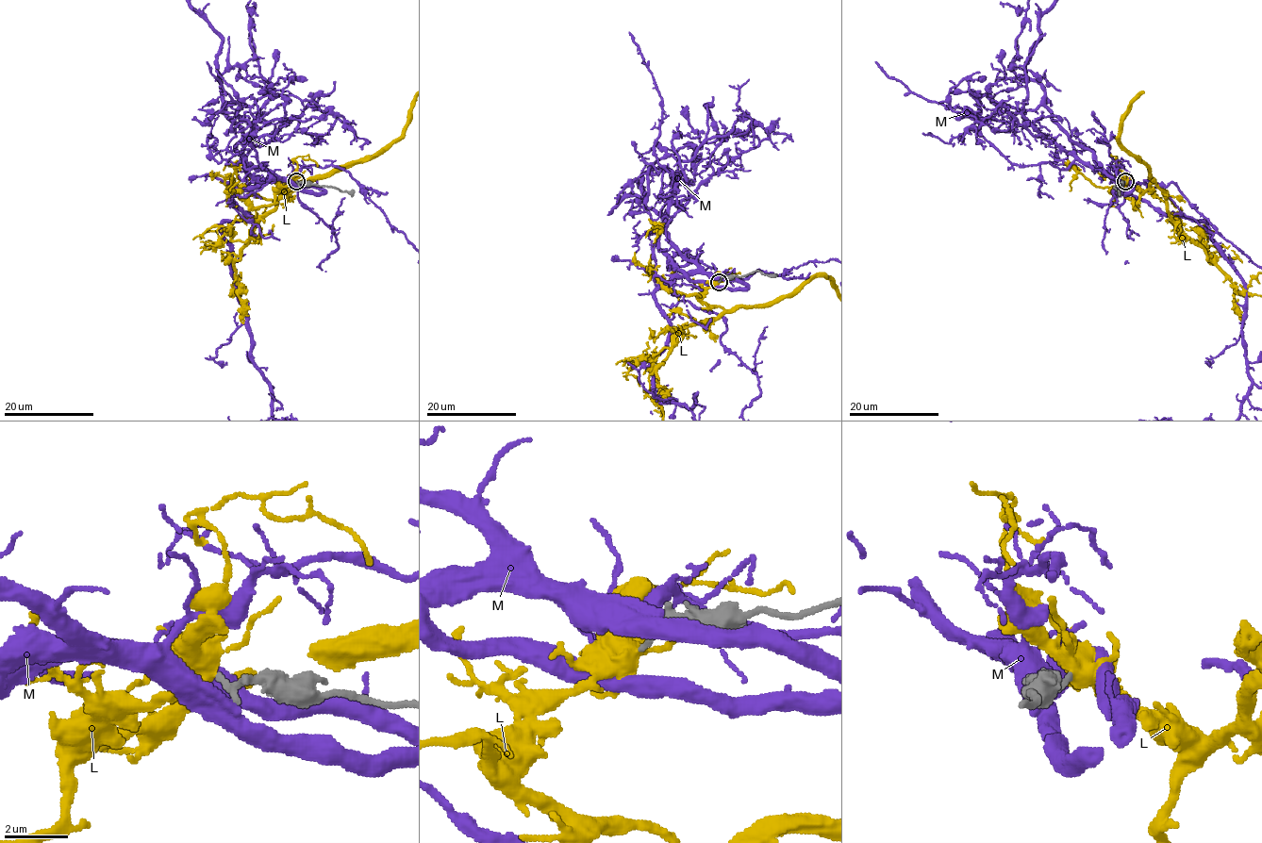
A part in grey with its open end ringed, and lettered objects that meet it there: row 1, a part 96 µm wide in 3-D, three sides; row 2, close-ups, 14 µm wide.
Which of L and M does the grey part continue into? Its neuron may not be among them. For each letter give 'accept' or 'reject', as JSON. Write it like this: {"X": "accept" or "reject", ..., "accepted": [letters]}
{"L": "accept", "M": "reject", "accepted": ["L"]}

